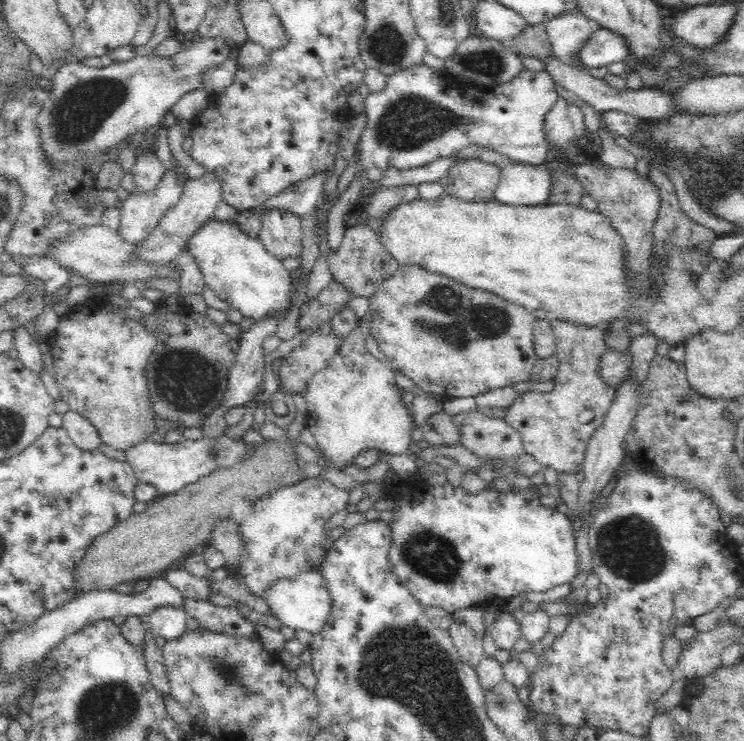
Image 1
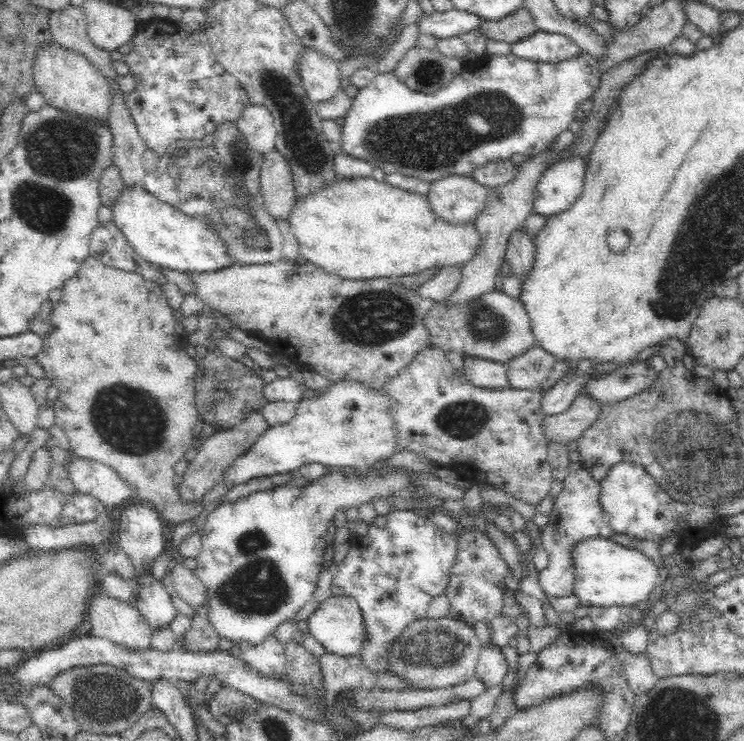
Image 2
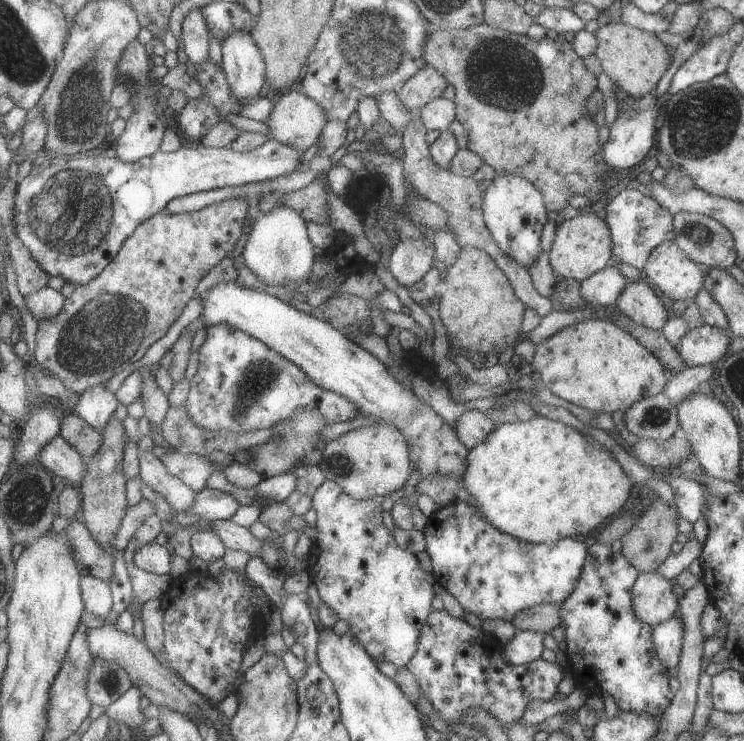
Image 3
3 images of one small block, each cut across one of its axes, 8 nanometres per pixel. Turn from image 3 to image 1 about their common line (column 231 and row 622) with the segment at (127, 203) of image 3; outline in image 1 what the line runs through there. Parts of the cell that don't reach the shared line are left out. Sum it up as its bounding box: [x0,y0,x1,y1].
[146,606,187,640]

